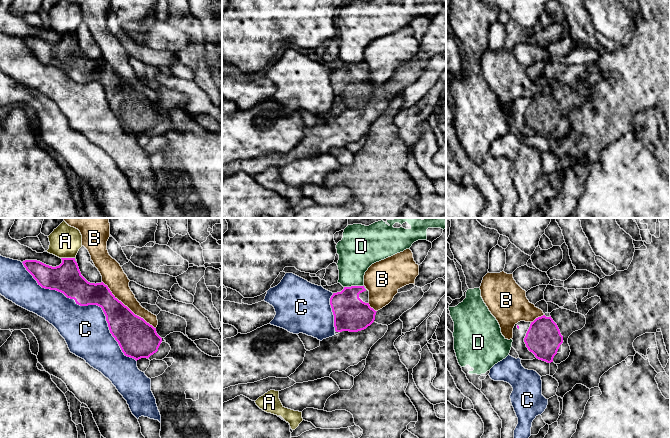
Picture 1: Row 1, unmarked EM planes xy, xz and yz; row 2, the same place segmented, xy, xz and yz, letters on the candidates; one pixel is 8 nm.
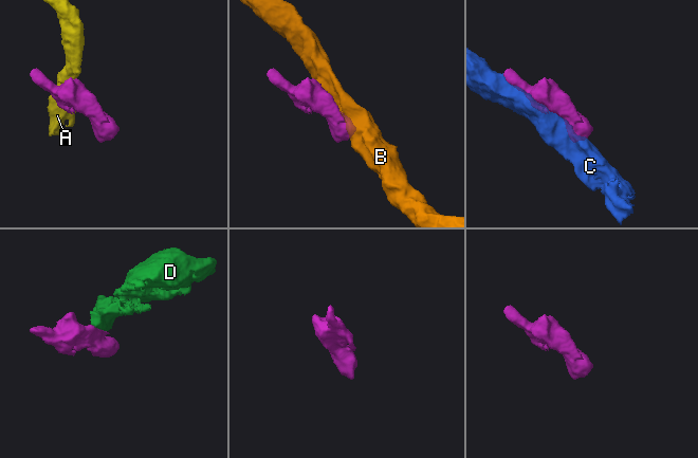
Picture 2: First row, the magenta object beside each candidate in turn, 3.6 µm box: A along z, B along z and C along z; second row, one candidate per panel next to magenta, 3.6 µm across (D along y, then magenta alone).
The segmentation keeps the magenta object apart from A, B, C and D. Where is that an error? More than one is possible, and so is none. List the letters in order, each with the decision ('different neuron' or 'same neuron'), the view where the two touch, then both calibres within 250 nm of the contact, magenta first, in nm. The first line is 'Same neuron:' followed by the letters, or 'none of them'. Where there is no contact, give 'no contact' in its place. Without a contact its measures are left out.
Same neuron: none of them
A: different neuron; meets magenta in xy; 240 nm thick on the magenta side, 260 nm on the other
B: different neuron; meets magenta in xy; 300 nm thick on the magenta side, 180 nm on the other
C: different neuron; meets magenta in xy; 220 nm thick on the magenta side, 360 nm on the other
D: different neuron; meets magenta in xz; 280 nm thick on the magenta side, 280 nm on the other

